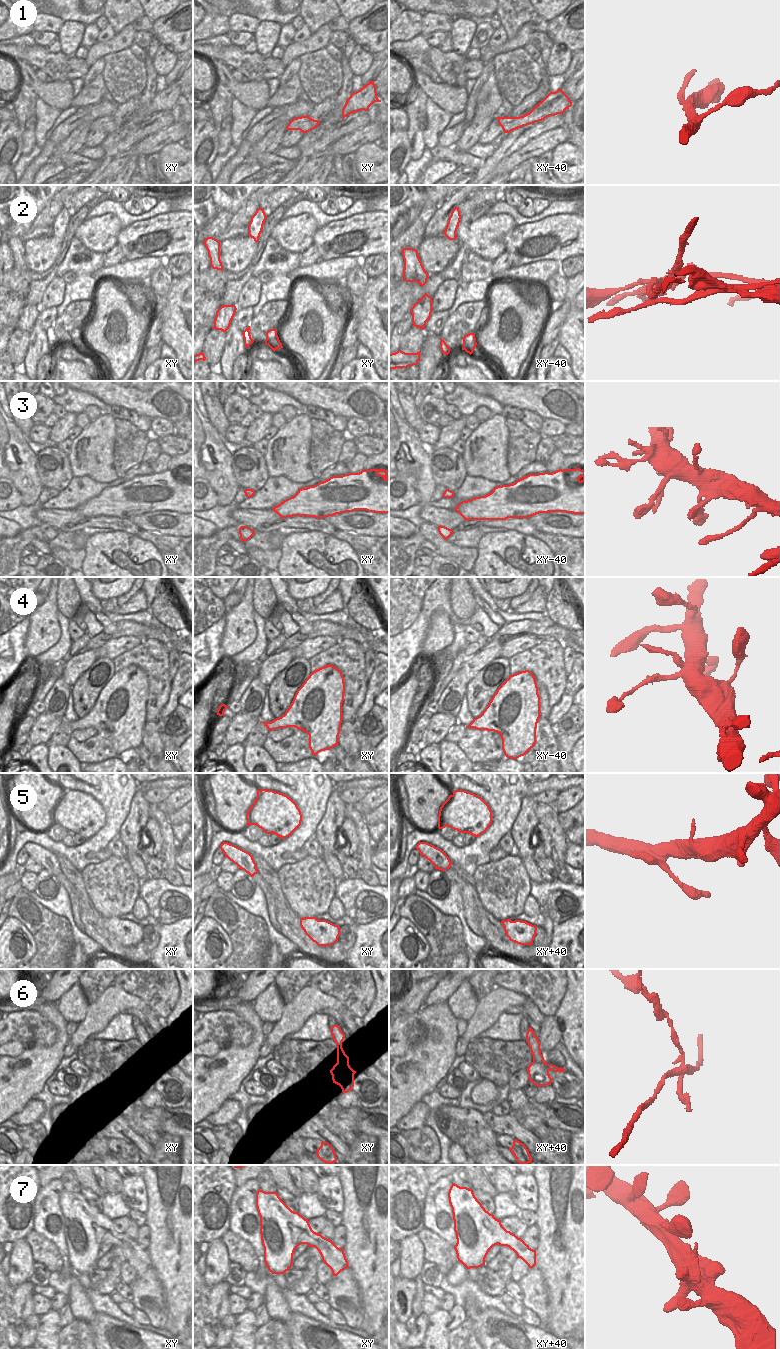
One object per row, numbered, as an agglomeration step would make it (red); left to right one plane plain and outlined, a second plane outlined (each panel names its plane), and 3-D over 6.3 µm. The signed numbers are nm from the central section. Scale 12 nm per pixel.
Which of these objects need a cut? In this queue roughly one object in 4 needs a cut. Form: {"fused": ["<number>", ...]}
{"fused": ["2"]}

